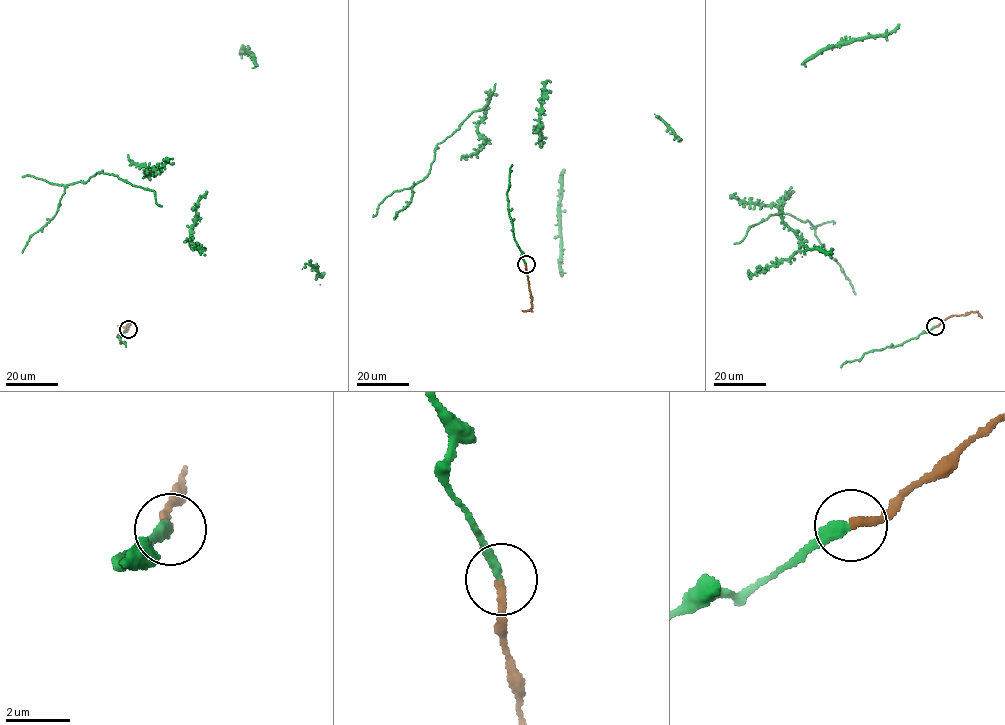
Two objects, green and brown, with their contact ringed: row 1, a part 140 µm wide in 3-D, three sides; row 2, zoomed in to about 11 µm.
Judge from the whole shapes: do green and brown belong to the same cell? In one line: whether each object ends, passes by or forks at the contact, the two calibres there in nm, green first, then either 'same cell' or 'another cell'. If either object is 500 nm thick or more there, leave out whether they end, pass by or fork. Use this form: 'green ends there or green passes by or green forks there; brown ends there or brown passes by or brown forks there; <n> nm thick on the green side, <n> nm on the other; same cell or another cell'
green ends there; brown ends there; 320 nm thick on the green side, 240 nm on the other; another cell

